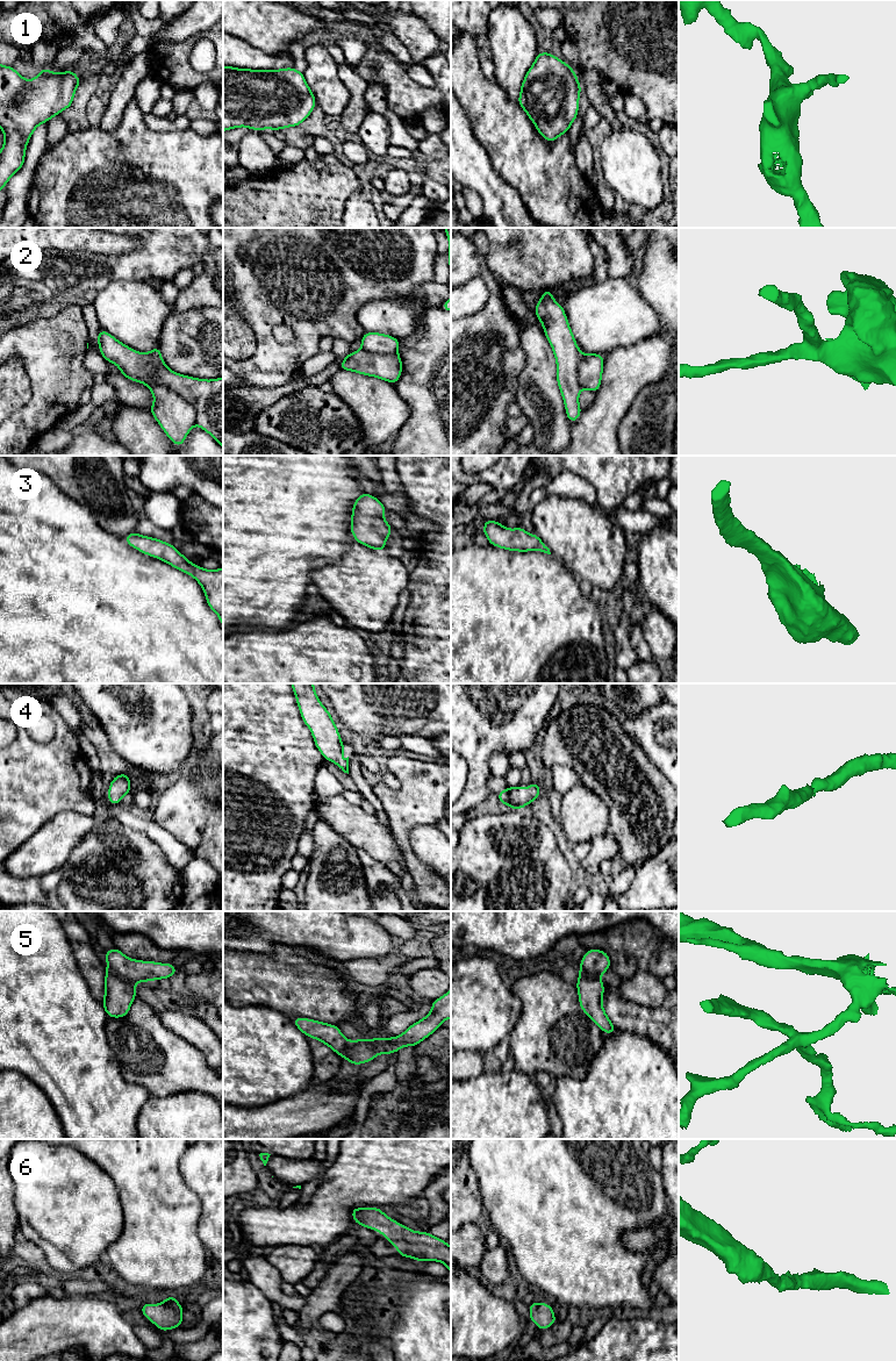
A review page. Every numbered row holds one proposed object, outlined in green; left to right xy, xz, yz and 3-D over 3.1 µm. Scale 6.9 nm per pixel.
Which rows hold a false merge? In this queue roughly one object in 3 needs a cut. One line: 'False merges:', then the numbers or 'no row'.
False merges: 2, 5

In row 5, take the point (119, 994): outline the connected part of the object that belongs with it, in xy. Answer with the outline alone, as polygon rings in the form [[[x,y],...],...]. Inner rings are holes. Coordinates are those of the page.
[[[106,969],[105,998],[101,1003],[108,1017],[126,1017],[136,996],[134,983],[121,979],[110,969]]]

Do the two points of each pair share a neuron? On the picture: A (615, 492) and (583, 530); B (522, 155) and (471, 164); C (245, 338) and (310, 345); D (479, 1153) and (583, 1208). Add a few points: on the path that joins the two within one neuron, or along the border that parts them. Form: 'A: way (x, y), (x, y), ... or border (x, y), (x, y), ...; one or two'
A: border (597, 507), (607, 513); two
B: border (475, 137), (486, 151), (494, 170), (507, 183); two
C: border (241, 316), (255, 334), (256, 351), (238, 360); two
D: way (504, 1153), (529, 1153), (558, 1182); one

